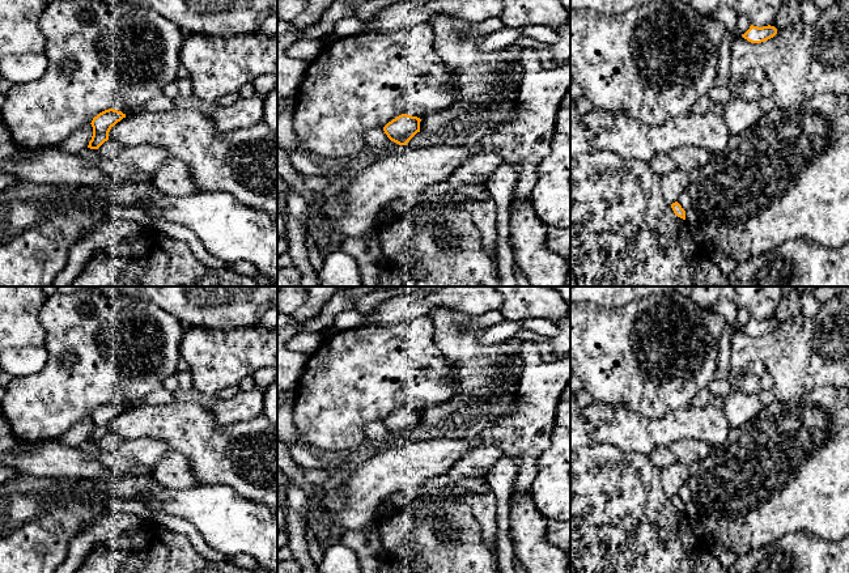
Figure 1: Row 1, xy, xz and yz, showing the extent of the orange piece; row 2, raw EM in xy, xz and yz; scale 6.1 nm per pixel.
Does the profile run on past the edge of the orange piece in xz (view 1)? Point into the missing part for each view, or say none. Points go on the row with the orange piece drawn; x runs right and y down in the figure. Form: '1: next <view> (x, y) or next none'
1: next none

